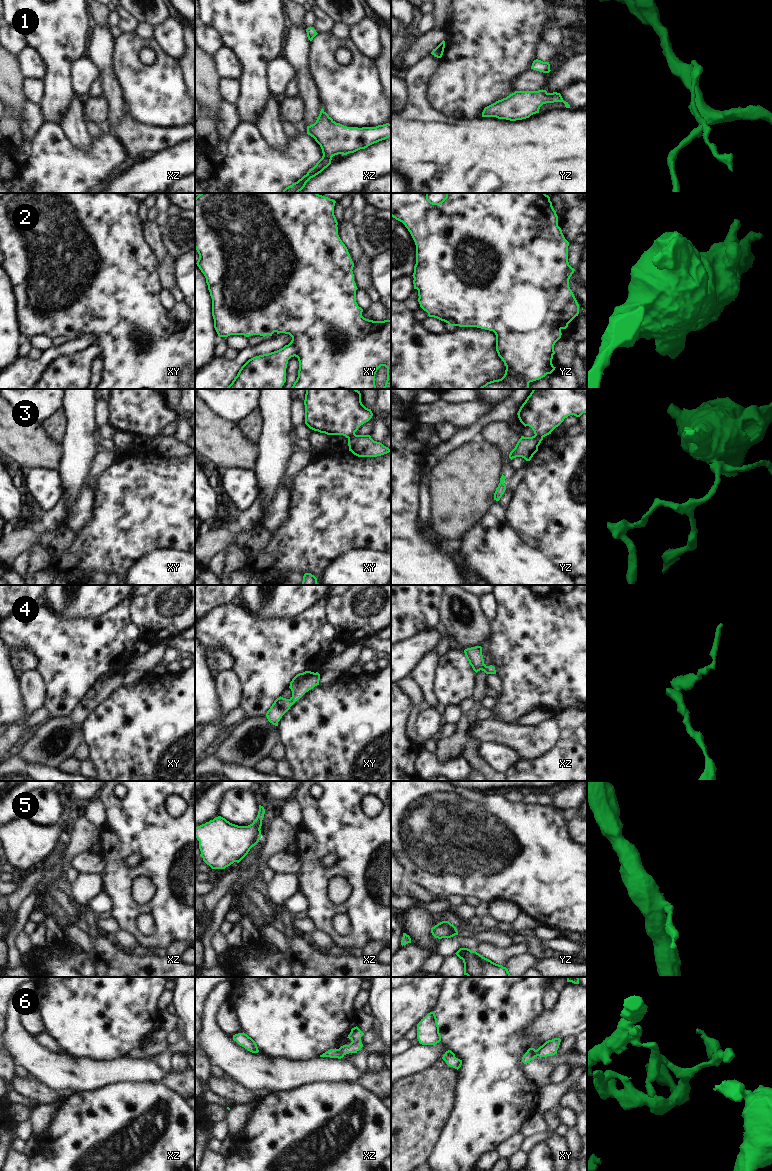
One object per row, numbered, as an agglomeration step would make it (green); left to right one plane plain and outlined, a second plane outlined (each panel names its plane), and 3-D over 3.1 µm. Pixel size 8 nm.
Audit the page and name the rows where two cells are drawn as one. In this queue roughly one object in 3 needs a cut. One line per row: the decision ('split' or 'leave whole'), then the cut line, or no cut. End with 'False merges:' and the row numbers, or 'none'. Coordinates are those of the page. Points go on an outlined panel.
1: leave whole; cut none
2: leave whole; cut none
3: split; cut yz (535, 434), (542, 437)
4: leave whole; cut none
5: leave whole; cut none
6: leave whole; cut none
False merges: 3

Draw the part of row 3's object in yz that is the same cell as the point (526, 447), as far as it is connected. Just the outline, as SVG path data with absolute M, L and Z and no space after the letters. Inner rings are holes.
M536 435L532 437L521 436L515 448L510 452L509 458L512 460L516 457L522 457L526 461L530 461L533 455L538 451L538 446L542 440L543 437Z

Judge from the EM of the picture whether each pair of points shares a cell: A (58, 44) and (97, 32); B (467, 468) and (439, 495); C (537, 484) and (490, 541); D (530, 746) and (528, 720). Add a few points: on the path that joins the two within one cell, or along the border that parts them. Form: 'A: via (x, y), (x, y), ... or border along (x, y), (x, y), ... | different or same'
A: border along (93, 24), (83, 56) | different
B: via (460, 475), (446, 489) | same
C: border along (505, 508), (507, 523), (521, 539) | different
D: border along (551, 720), (545, 720), (533, 725), (517, 724) | different

